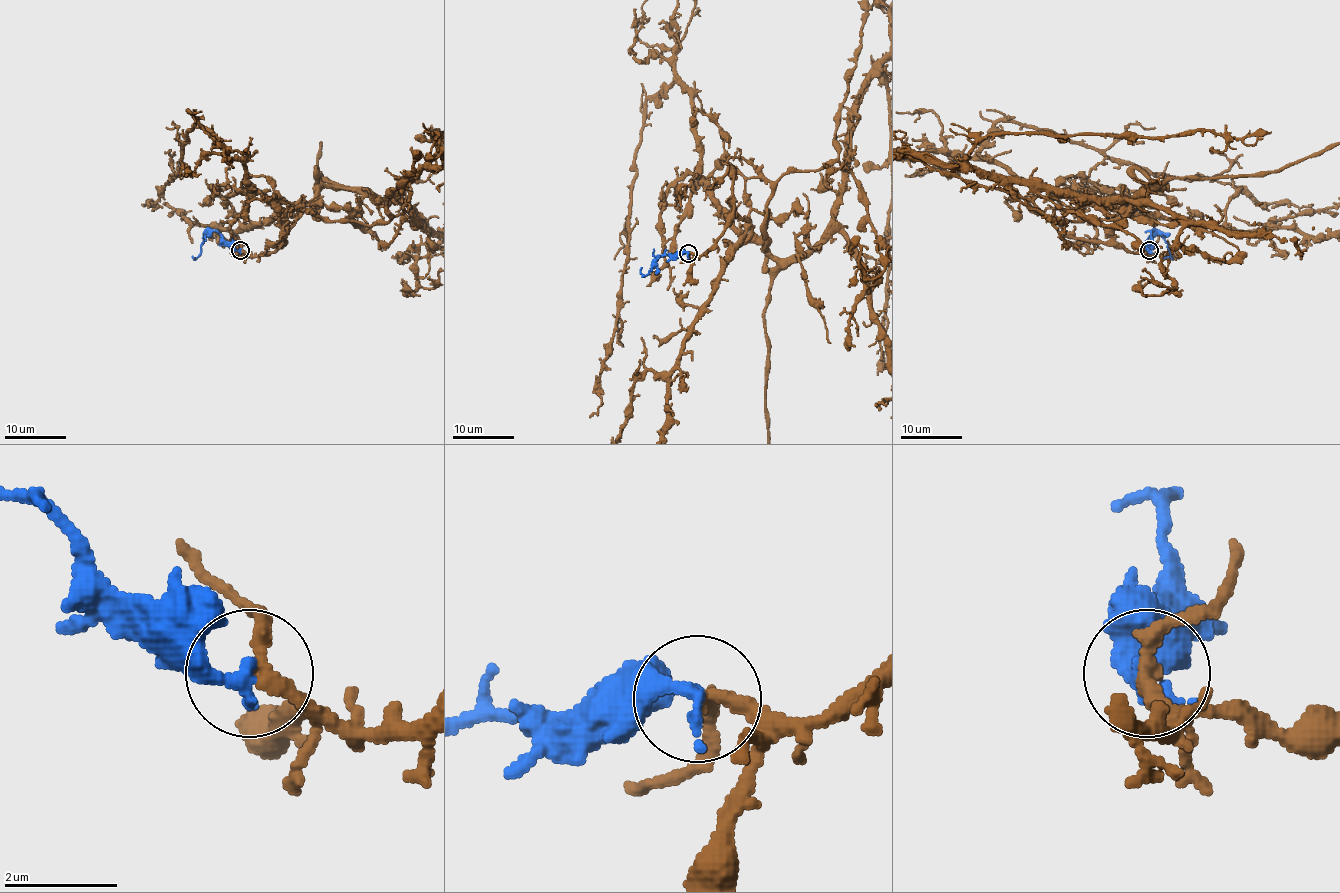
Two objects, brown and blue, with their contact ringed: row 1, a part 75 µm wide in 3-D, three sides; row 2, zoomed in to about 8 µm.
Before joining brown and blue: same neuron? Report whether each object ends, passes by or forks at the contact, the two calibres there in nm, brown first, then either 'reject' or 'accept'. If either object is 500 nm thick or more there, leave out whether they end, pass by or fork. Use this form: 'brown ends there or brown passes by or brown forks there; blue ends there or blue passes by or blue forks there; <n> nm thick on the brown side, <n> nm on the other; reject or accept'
brown passes by; blue passes by; 240 nm thick on the brown side, 240 nm on the other; accept

